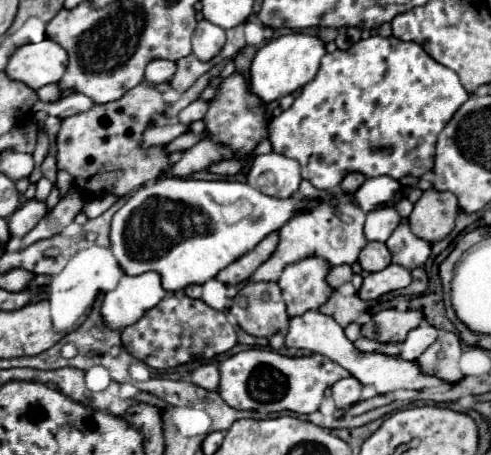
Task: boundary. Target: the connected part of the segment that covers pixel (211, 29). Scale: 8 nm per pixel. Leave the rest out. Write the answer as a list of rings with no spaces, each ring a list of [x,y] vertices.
[[[201,20],[193,34],[193,54],[201,62],[207,62],[215,58],[223,46],[225,46],[225,30],[207,20]]]

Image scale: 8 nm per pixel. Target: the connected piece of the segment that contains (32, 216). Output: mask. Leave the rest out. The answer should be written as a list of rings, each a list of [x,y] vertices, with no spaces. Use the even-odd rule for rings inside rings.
[[[27,200],[27,204],[23,208],[19,208],[17,212],[13,212],[13,216],[9,218],[9,230],[13,236],[23,238],[25,234],[29,234],[37,222],[47,214],[45,202],[37,202],[37,200]]]

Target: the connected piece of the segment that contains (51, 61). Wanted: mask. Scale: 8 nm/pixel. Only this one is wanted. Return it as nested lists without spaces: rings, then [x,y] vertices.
[[[45,38],[39,44],[19,46],[5,68],[7,76],[27,84],[33,90],[59,82],[67,68],[67,52],[57,42]]]

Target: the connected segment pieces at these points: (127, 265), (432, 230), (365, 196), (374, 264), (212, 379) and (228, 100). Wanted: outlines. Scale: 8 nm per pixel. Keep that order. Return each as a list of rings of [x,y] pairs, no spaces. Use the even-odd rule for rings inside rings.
[[[157,178],[137,188],[127,204],[113,216],[111,222],[111,252],[121,264],[125,274],[137,276],[145,272],[157,272],[161,286],[167,292],[183,290],[189,284],[203,284],[217,276],[219,270],[235,262],[245,252],[253,250],[269,232],[283,228],[295,214],[313,210],[319,202],[331,200],[335,194],[327,194],[317,200],[305,200],[291,196],[285,200],[267,196],[247,182],[207,182],[207,180],[183,180],[183,178]]]
[[[431,188],[423,192],[407,220],[415,236],[433,244],[443,240],[453,230],[455,218],[457,198],[451,192],[437,192]]]
[[[391,176],[367,178],[363,186],[351,194],[351,198],[367,214],[381,206],[395,206],[403,198],[403,186]]]
[[[369,242],[359,254],[359,264],[365,272],[379,272],[391,264],[391,254],[383,242]]]
[[[205,362],[189,372],[189,380],[205,390],[215,390],[219,386],[219,370],[213,362]]]
[[[235,72],[233,76],[221,82],[217,98],[209,102],[205,122],[207,122],[207,130],[213,134],[211,140],[227,144],[239,158],[239,156],[247,156],[263,138],[267,138],[267,120],[263,118],[263,114],[265,114],[263,102],[249,92],[245,78]]]

